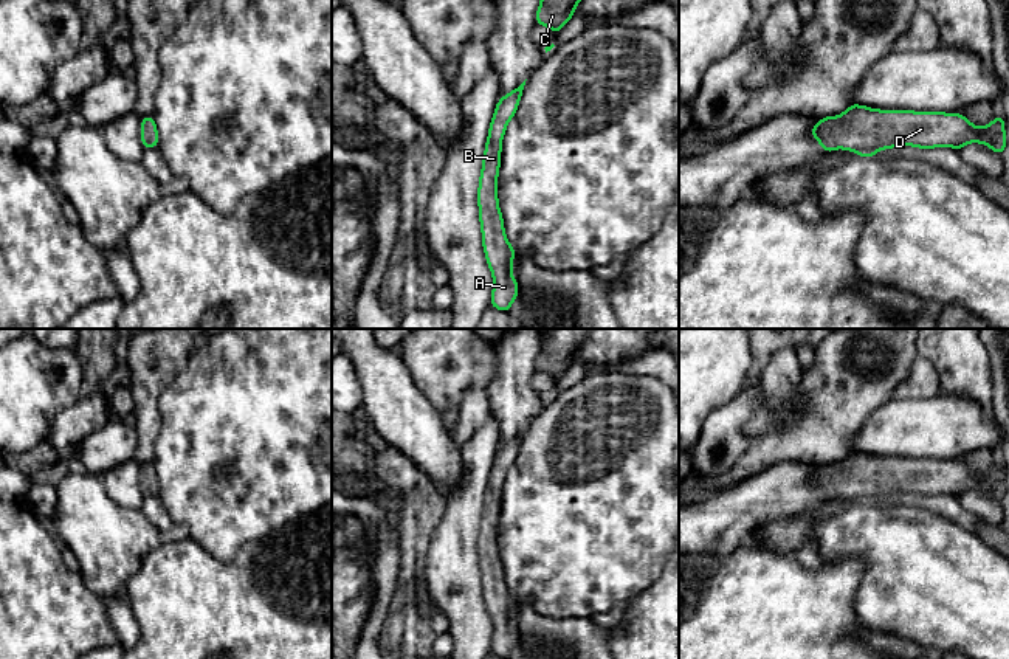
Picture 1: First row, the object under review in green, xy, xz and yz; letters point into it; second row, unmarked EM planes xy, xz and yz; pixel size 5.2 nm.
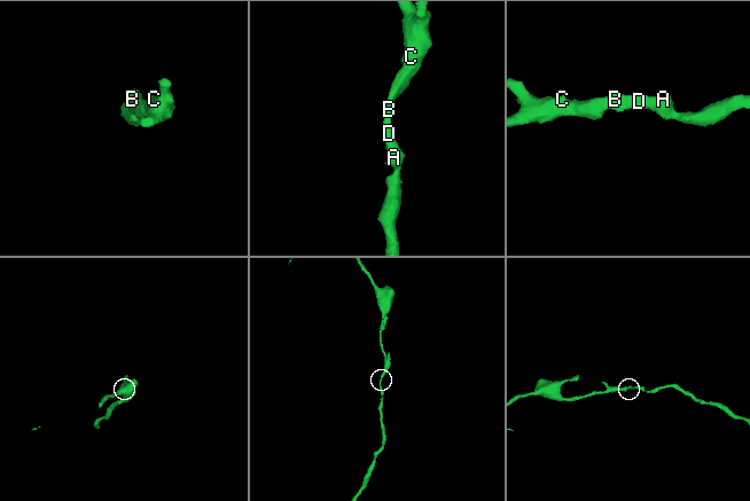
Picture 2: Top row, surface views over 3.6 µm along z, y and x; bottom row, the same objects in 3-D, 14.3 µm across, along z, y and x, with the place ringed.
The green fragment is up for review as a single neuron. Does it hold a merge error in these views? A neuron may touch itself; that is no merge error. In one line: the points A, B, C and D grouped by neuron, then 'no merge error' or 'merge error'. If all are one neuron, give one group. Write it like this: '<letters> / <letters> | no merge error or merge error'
A B C D | no merge error

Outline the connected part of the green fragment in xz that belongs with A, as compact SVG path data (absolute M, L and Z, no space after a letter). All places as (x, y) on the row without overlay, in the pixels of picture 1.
M525 428L498 448L488 476L477 538L482 594L494 628L491 654L502 659L508 659L516 647L518 628L511 622L511 609L516 599L505 585L504 568L498 550L498 519L501 513L501 488L508 468L518 457L524 433Z

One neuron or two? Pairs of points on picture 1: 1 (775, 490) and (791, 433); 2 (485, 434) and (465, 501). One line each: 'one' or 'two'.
1: two
2: one

